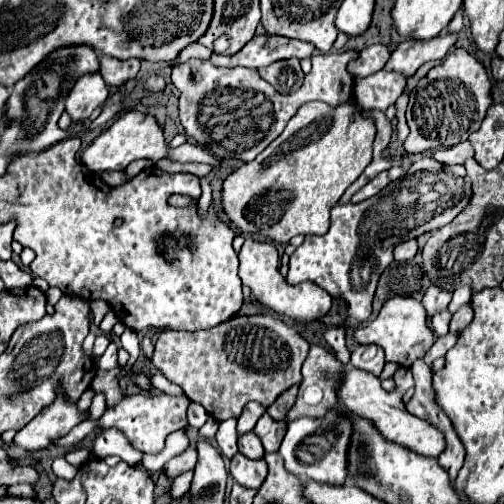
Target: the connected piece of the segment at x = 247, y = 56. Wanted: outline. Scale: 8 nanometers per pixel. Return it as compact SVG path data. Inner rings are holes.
M254 36L240 52L234 56L222 56L214 54L212 58L220 58L220 66L246 66L246 68L262 68L270 66L278 60L286 58L310 58L314 52L312 44L306 44L302 40L290 40L284 36Z

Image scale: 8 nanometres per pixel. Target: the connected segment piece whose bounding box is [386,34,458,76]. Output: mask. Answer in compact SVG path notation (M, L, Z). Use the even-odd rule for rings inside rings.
M440 34L432 40L404 40L392 52L386 70L402 72L402 74L416 74L416 70L432 60L442 60L456 44L458 34Z

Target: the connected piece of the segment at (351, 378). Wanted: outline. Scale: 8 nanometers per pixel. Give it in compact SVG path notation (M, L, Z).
M348 366L346 372L342 374L342 382L340 386L336 388L336 396L338 400L356 416L360 418L366 418L370 420L376 430L390 442L394 444L400 444L416 454L422 454L422 456L434 456L438 458L442 454L442 450L446 448L446 442L442 438L442 432L438 432L434 426L430 426L428 422L422 422L420 418L414 418L402 404L402 394L414 386L414 380L412 380L412 374L408 368L398 368L396 374L394 374L394 382L396 382L396 390L394 392L386 392L382 386L380 386L380 380L370 374L370 372L362 372L354 366Z

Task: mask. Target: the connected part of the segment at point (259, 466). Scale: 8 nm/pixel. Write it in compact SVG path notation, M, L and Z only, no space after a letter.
M236 454L230 462L230 474L240 486L260 488L268 474L268 466L264 460L250 460L244 454Z

